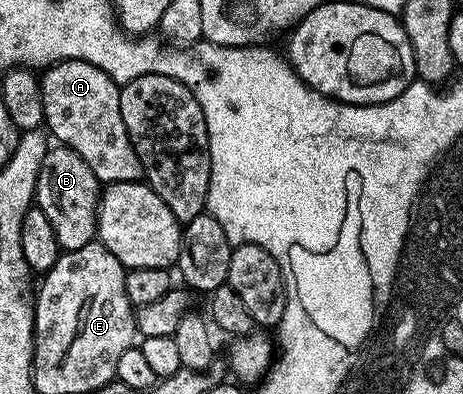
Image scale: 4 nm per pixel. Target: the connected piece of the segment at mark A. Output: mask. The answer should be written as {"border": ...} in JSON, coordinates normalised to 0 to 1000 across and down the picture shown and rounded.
{"border":[[[138,150],[134,160],[112,160],[91,183],[84,223],[93,239],[93,297],[97,322],[114,345],[121,365],[164,383],[201,429],[216,467],[235,464],[298,464],[309,454],[309,421],[279,358],[279,338],[270,327],[270,307],[261,307],[261,256],[257,254],[259,213],[246,211],[210,165],[188,160],[179,150]]]}

